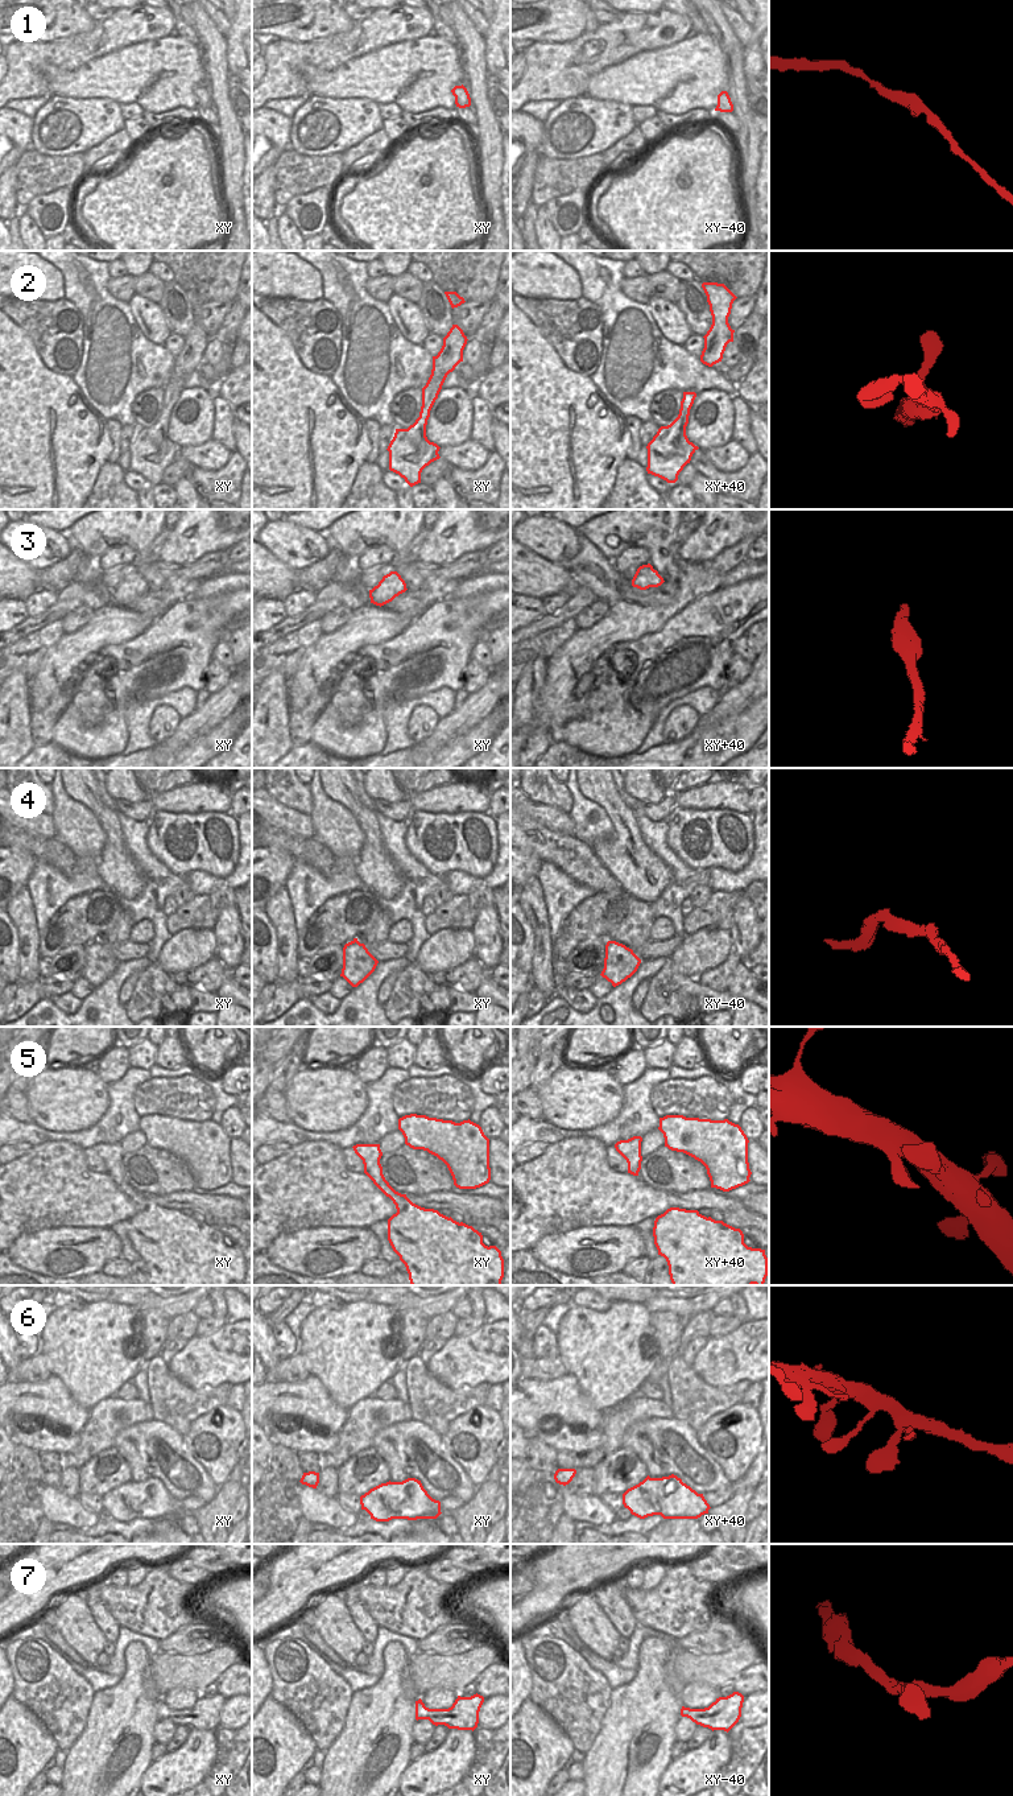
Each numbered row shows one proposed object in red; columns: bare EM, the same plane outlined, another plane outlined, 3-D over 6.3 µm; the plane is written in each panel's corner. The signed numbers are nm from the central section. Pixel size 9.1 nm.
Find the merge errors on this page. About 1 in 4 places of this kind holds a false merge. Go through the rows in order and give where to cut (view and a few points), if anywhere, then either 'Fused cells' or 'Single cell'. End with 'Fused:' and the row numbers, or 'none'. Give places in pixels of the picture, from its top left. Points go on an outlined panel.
1: No split. Single cell
2: No split. Single cell
3: No split. Single cell
4: Split along xy (350, 942), (346, 945). Fused cells
5: No split. Single cell
6: No split. Single cell
7: No split. Single cell
Fused: 4

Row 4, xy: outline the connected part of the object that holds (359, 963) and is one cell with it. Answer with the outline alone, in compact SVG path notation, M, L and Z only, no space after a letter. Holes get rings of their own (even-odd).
M351 941L343 947L343 977L352 987L363 983L376 969L379 961L368 951L364 944Z

